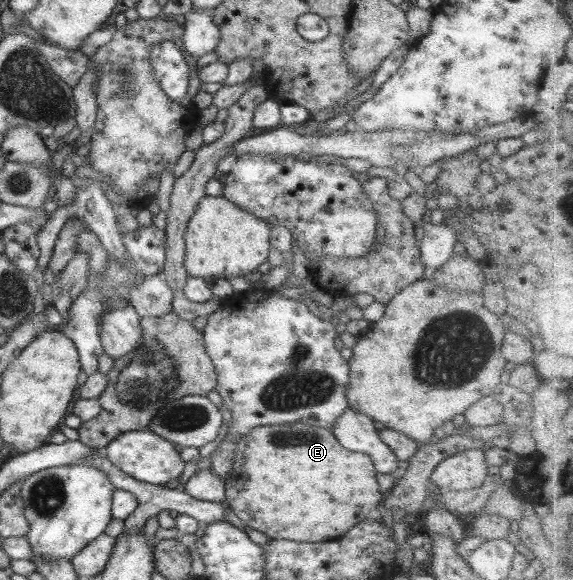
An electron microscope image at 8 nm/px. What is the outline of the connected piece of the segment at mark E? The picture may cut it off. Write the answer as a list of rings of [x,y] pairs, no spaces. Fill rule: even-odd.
[[[302,422],[251,428],[237,439],[233,467],[224,479],[226,501],[245,525],[271,539],[299,543],[337,540],[354,525],[375,514],[386,496],[379,491],[376,469],[369,455],[343,449],[329,431],[313,429]]]

